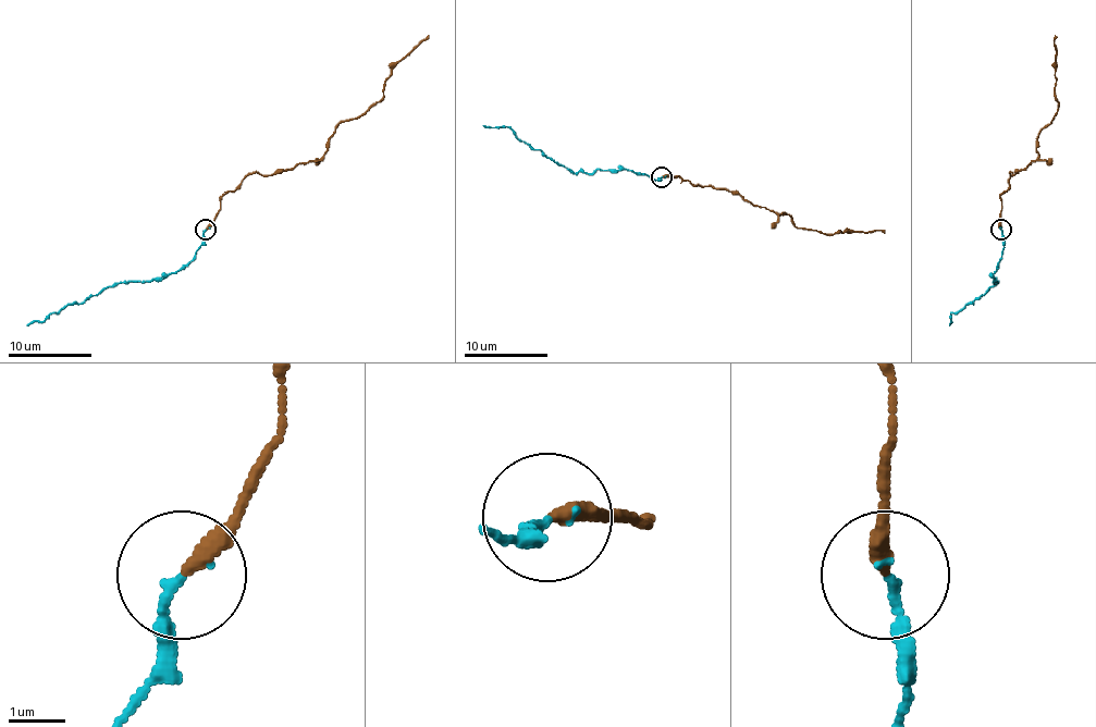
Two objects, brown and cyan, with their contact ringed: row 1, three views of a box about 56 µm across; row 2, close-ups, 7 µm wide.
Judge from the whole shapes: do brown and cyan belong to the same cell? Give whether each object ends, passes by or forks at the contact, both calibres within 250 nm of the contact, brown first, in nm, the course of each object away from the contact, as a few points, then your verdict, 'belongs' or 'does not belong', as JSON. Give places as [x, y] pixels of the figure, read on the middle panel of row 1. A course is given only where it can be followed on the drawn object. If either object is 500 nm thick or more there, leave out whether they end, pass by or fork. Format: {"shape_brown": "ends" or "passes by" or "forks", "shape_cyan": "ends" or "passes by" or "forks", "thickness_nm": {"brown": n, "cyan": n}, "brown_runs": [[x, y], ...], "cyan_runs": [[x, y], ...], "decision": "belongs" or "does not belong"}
{"shape_brown": "ends", "shape_cyan": "ends", "thickness_nm": {"brown": 280, "cyan": 160}, "brown_runs": [[662, 176], [737, 191], [754, 206], [788, 213], [798, 229], [827, 234], [884, 231]], "cyan_runs": [[662, 176], [657, 181], [629, 170], [591, 174], [570, 172], [539, 149], [530, 149], [509, 128], [482, 126]], "decision": "belongs"}

